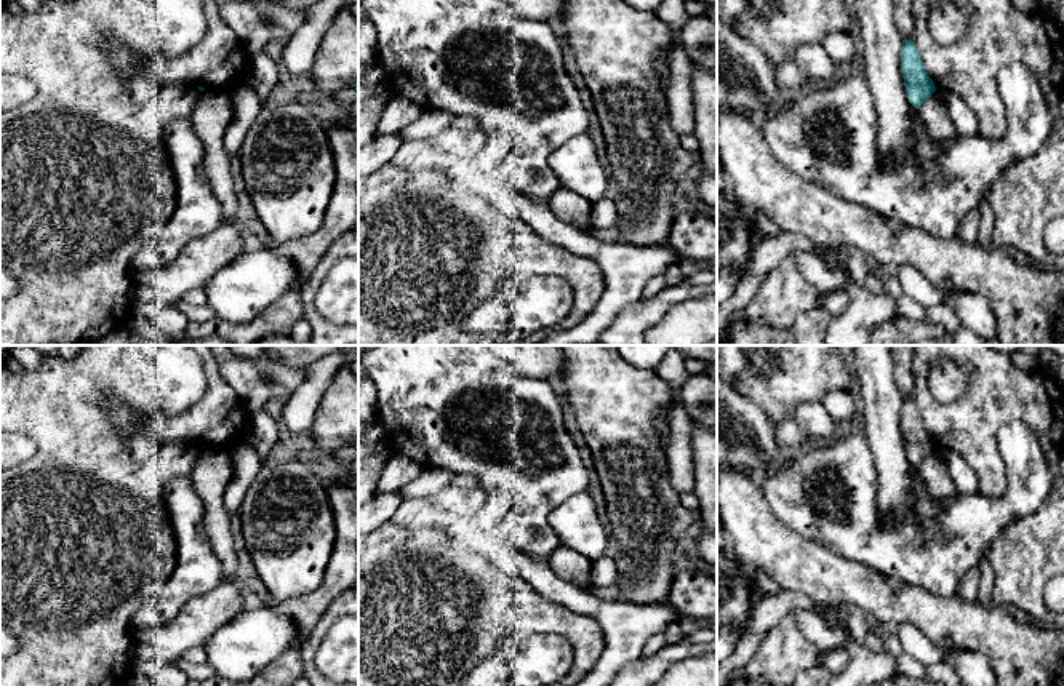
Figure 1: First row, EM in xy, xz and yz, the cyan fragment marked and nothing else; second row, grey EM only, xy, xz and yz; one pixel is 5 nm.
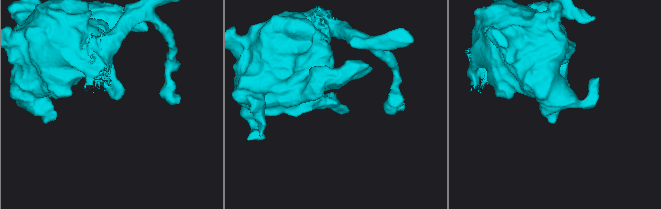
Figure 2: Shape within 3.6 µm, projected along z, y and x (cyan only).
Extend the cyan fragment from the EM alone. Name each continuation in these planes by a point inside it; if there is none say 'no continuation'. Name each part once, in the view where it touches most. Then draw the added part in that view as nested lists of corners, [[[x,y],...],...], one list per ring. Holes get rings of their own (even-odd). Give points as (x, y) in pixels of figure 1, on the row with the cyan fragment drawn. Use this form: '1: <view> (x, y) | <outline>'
no continuation

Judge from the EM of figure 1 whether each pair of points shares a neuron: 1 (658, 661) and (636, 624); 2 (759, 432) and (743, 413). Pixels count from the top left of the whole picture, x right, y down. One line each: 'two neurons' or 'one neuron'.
1: two neurons
2: one neuron

